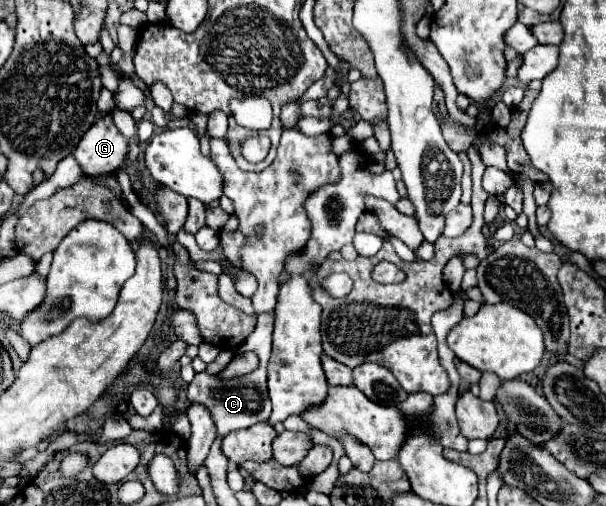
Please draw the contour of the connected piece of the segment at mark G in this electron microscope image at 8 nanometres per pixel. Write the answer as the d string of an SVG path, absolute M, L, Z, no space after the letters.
M111 117L95 121L75 147L75 159L89 177L107 175L121 169L129 153L129 139L113 125Z

